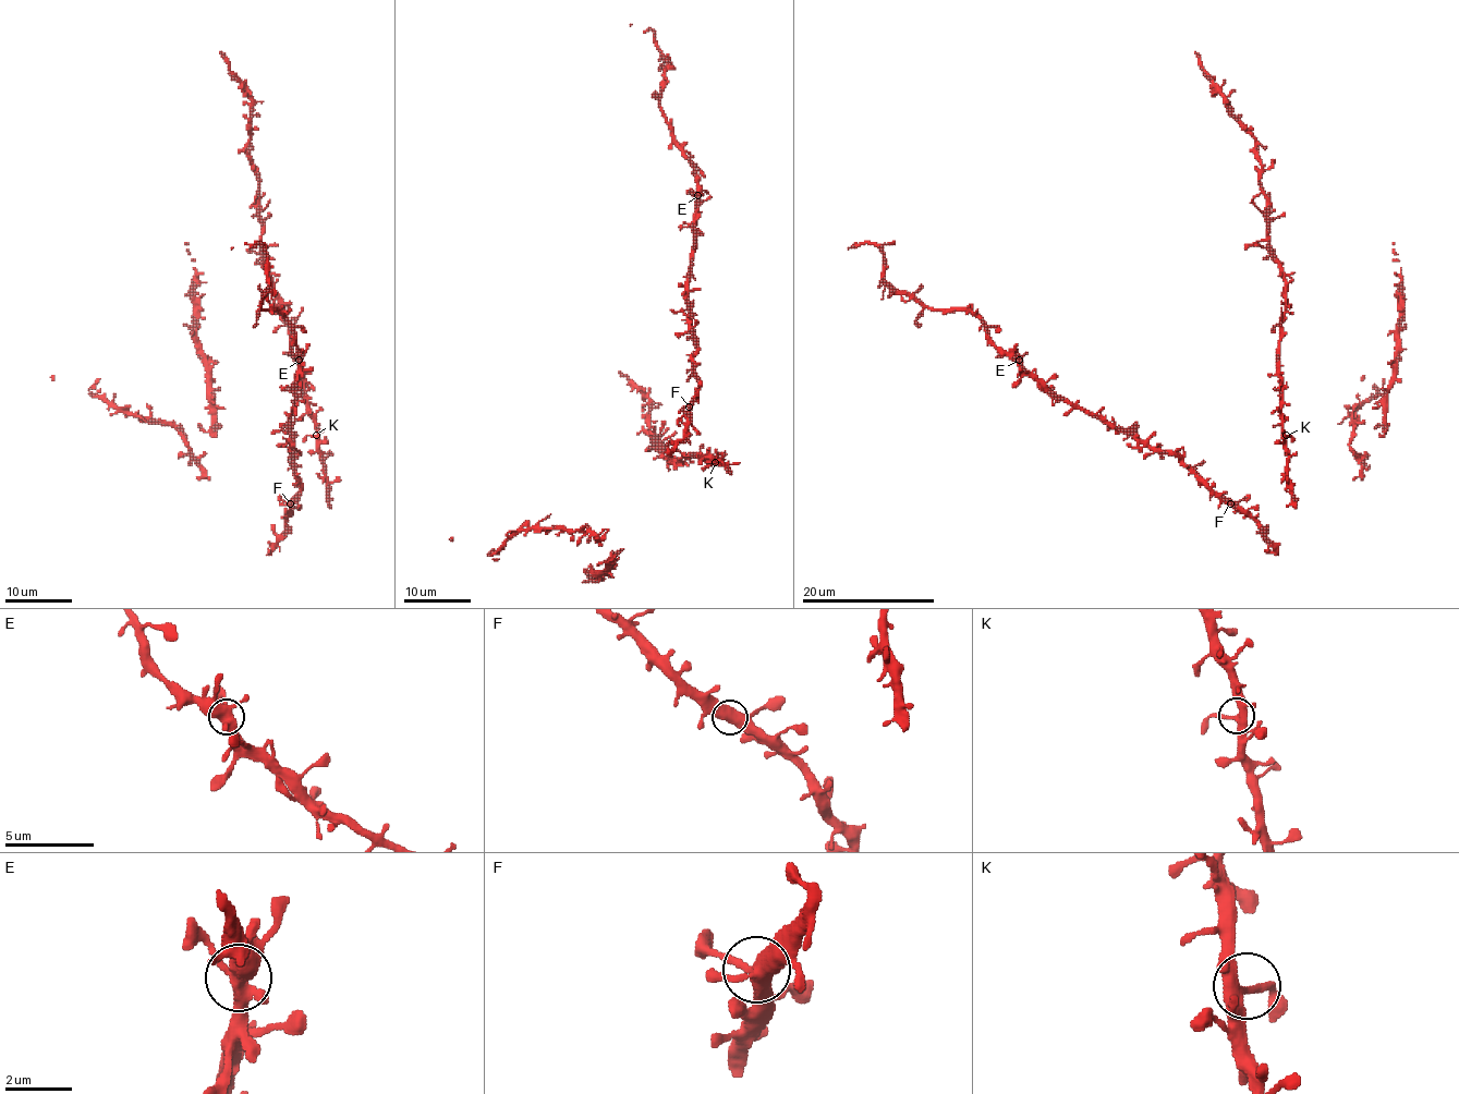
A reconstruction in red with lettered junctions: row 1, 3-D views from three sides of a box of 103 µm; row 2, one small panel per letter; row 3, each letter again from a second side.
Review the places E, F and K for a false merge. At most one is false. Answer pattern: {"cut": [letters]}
{"cut": []}

